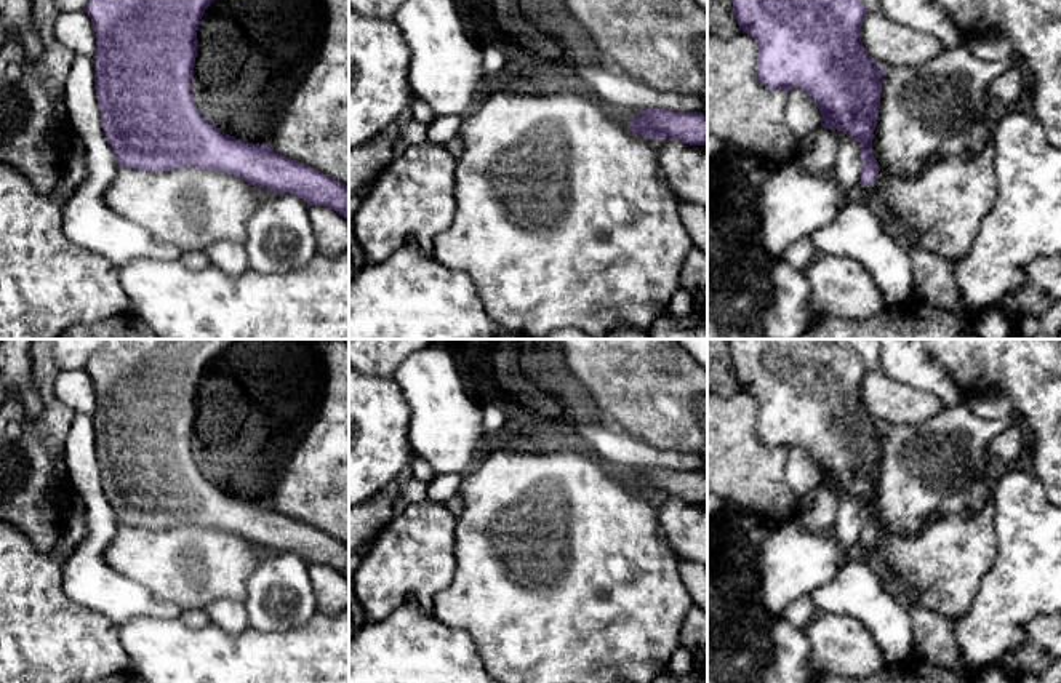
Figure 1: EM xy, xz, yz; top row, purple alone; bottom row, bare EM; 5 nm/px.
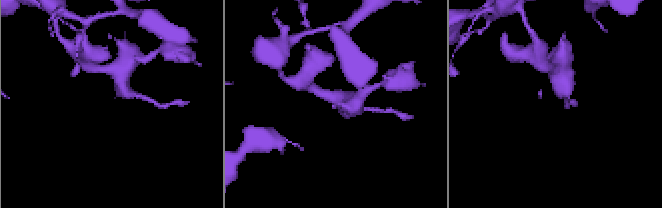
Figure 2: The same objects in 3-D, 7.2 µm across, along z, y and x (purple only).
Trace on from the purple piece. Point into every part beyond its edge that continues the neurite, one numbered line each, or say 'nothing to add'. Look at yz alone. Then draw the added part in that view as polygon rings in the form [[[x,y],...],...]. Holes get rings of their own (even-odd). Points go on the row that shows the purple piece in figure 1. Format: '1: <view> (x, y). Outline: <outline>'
1: yz (893, 226). Outline: [[[877,179],[864,189],[871,195],[869,206],[872,208],[874,214],[880,218],[887,232],[891,234],[893,237],[904,234],[906,229],[903,222],[895,214],[890,213],[885,200],[880,197],[879,189],[877,189]],[[859,181],[859,186],[864,187],[861,181]]]

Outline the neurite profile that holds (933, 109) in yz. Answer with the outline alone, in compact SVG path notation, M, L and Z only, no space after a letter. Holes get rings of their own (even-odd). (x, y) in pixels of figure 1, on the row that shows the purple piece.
M960 43L944 48L925 64L883 67L880 109L872 138L879 171L912 179L935 157L959 155L967 160L981 154L994 131L986 115L989 83L1010 66L1010 59L981 61Z

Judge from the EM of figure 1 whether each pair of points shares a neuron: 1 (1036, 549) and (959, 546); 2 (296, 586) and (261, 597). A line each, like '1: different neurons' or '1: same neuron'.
1: different neurons
2: same neuron

